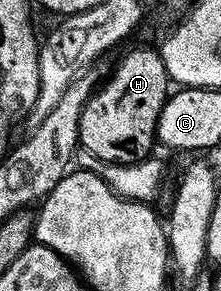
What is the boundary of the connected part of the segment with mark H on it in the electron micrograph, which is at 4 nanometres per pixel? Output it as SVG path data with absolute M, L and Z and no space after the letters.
M129 49L117 61L113 74L87 99L79 115L80 148L91 151L107 163L135 163L154 152L157 120L171 92L169 72L160 52L153 49Z

